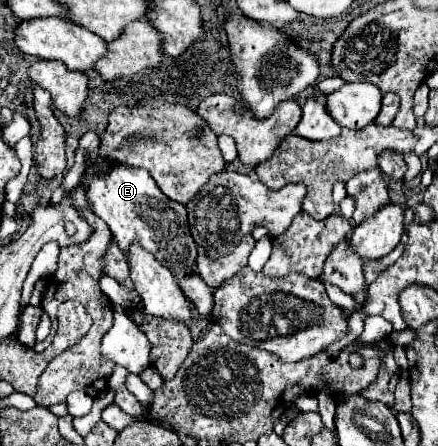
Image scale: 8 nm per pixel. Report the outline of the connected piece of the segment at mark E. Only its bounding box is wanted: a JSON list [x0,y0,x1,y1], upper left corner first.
[81,165,197,279]

